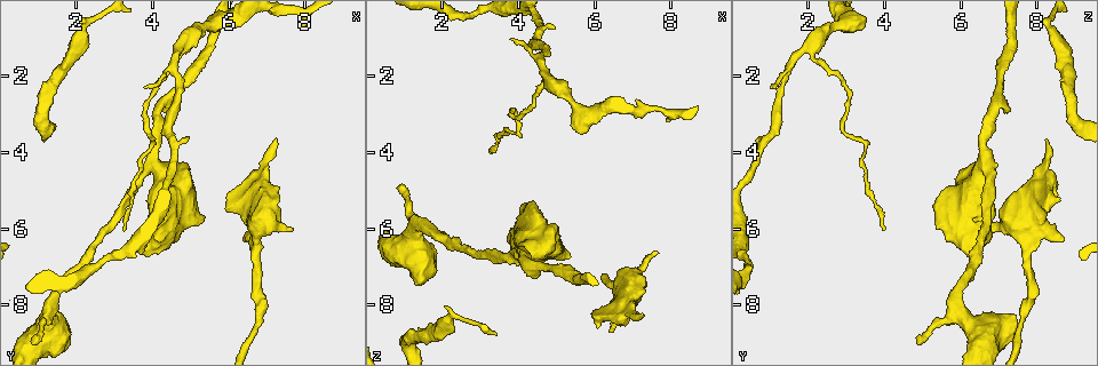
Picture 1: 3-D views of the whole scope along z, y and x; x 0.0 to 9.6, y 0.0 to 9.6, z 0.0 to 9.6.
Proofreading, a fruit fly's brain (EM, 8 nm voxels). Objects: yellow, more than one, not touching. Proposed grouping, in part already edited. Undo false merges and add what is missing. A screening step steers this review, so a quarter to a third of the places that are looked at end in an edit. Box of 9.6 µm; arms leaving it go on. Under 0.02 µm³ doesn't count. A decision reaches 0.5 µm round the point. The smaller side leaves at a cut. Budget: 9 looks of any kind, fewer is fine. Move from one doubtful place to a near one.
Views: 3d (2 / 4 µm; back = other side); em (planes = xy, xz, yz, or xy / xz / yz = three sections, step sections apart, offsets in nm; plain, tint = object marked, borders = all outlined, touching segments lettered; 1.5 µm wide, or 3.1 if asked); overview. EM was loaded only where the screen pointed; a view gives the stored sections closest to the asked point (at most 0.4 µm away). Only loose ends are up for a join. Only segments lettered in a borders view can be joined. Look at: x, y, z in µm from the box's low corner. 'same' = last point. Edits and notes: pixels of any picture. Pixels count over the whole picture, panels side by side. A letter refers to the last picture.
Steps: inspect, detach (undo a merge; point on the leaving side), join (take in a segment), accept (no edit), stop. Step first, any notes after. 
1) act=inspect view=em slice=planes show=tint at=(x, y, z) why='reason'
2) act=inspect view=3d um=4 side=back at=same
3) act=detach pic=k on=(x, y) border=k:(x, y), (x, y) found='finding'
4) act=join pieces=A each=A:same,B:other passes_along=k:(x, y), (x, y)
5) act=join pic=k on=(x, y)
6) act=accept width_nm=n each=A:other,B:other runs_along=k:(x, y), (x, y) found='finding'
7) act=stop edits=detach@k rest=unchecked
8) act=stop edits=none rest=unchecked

act=inspect view=em slice=xy step=4 show=borders at=(7.20, 3.60, 8.25) why='branch stops here'

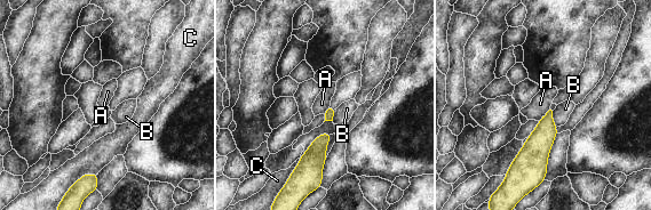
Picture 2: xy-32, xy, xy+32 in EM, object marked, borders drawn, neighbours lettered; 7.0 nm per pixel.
act=accept each=A:other,B:other,C:other border=2:(549, 108), (539, 121) found='no lettered segment goes on from it'

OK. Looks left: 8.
act=inspect view=em slice=xy step=8 show=borders at=(7.65, 6.00, 6.60) why='branch stops here'

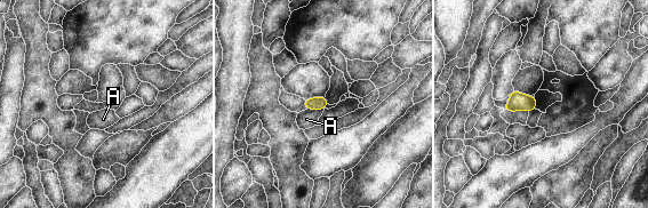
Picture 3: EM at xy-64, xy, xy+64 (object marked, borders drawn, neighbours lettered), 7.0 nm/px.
act=inspect view=em slice=planes show=borders at=same

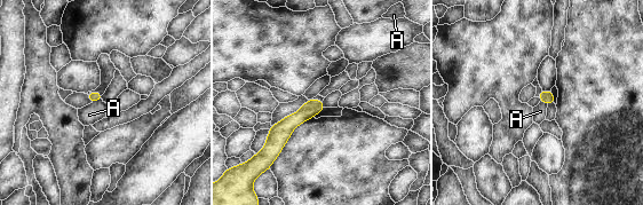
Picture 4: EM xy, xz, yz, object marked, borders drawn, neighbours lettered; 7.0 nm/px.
act=accept each=A:other border=4:(102, 100), (92, 103) found='none of them fits'

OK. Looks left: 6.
act=inspect view=em slice=planes show=borders at=(3.20, 6.05, 3.95) why='end of a long branch'

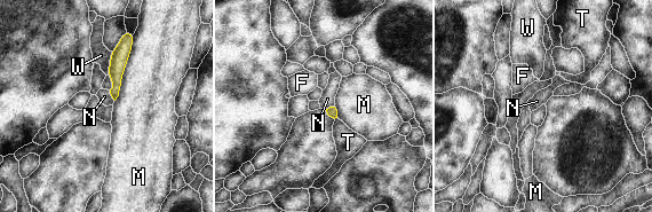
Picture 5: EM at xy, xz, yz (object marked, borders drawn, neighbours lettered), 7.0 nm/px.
act=accept each=F:other,M:other,N:other,T:other,W:other runs_along=5:(125, 40), (117, 65), (114, 94) found='none of them fits'

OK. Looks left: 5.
act=inspect view=3d um=2 at=(0.80, 9.05, 4.85)

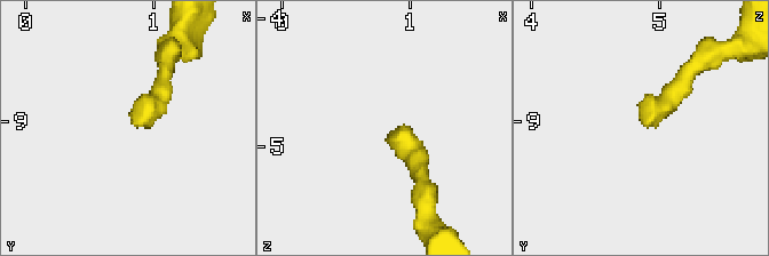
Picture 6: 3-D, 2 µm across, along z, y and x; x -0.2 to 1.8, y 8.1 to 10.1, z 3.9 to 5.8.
act=inspect view=em slice=xy step=4 show=borders at=(0.84, 9.00, 4.86) why='now the EM'

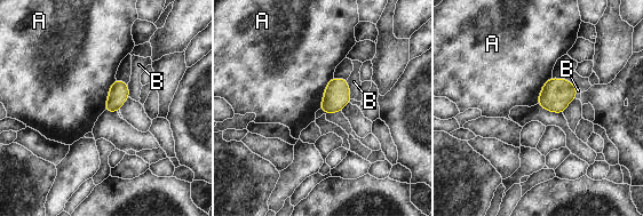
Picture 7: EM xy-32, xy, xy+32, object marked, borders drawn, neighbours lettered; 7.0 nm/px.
act=accept longest_contact=A:260nm each=A:other,B:other border=7:(333, 76), (318, 109) found='no lettered segment goes on from it'

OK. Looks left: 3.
act=stop edits=none rest=unchecked

